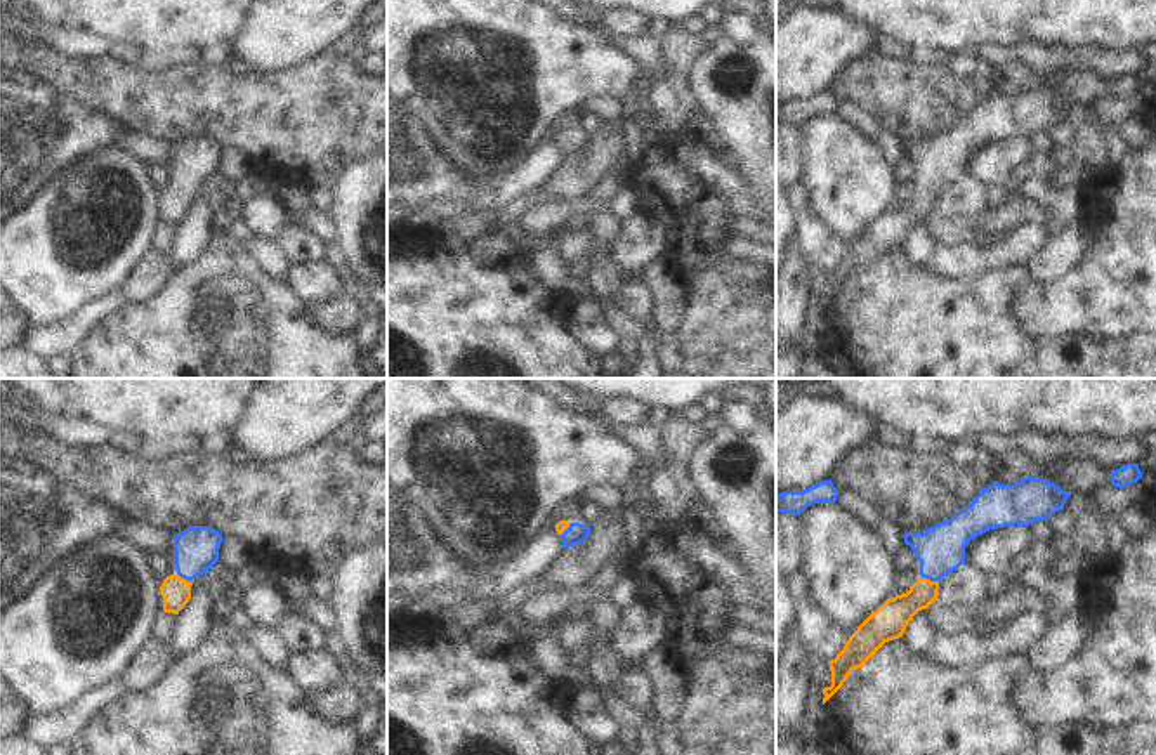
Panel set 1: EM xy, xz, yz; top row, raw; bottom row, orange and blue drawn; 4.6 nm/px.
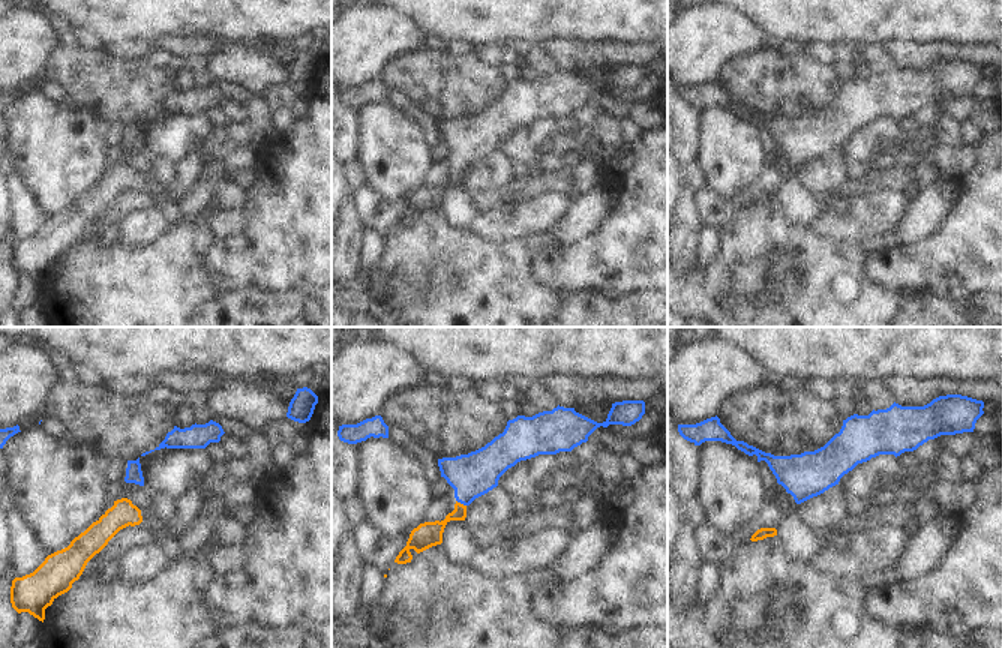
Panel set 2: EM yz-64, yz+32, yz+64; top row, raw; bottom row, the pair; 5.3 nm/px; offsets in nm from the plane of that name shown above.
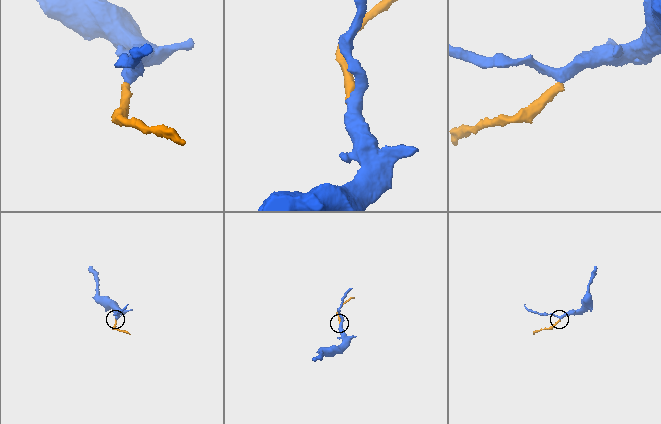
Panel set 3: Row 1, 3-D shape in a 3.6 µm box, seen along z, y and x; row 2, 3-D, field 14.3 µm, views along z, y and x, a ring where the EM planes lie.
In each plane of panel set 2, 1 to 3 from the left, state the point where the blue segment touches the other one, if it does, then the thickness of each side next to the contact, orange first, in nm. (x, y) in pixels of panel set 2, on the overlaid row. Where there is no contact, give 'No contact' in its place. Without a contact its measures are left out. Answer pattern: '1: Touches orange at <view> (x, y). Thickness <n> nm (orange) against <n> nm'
1: No contact
2: Touches orange at yz+32 (459, 503). Thickness 140 nm (orange) against 240 nm
3: No contact

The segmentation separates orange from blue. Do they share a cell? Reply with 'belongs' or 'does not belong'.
belongs

